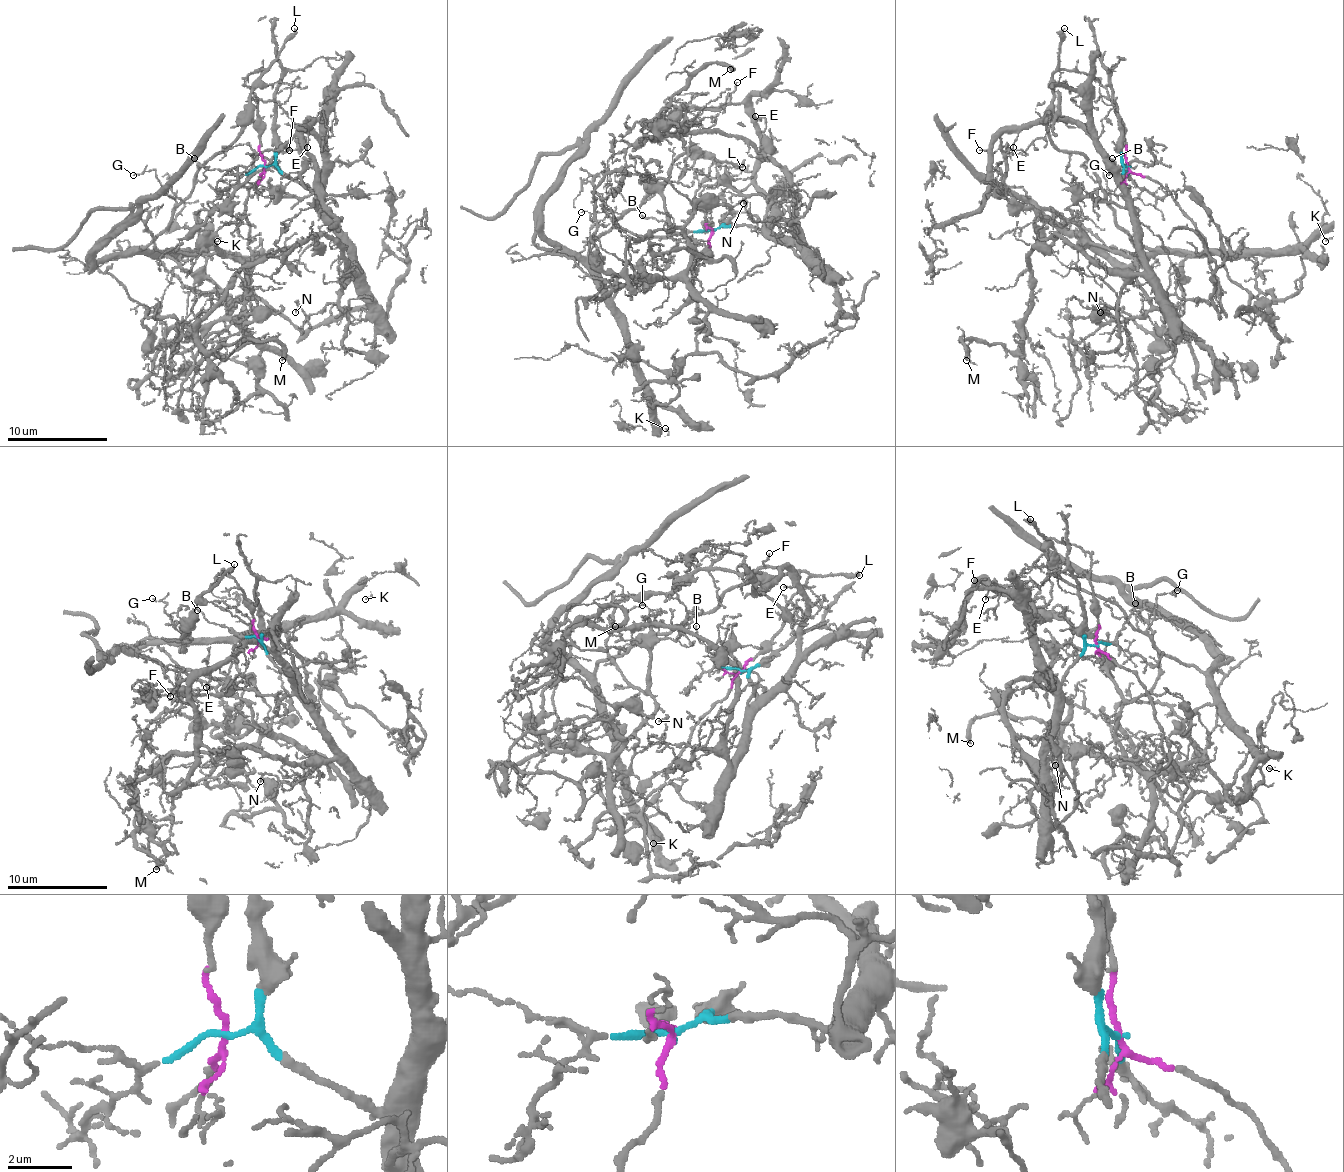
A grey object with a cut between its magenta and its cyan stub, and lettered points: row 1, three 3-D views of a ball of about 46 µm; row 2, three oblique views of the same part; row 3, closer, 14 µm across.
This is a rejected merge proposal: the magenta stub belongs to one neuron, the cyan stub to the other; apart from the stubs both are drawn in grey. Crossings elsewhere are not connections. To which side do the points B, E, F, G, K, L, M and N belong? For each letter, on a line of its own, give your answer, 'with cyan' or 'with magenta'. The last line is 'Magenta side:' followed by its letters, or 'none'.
B: with cyan
E: with cyan
F: with cyan
G: with magenta
K: with magenta
L: with magenta
M: with cyan
N: with cyan
Magenta side: G, K, L

